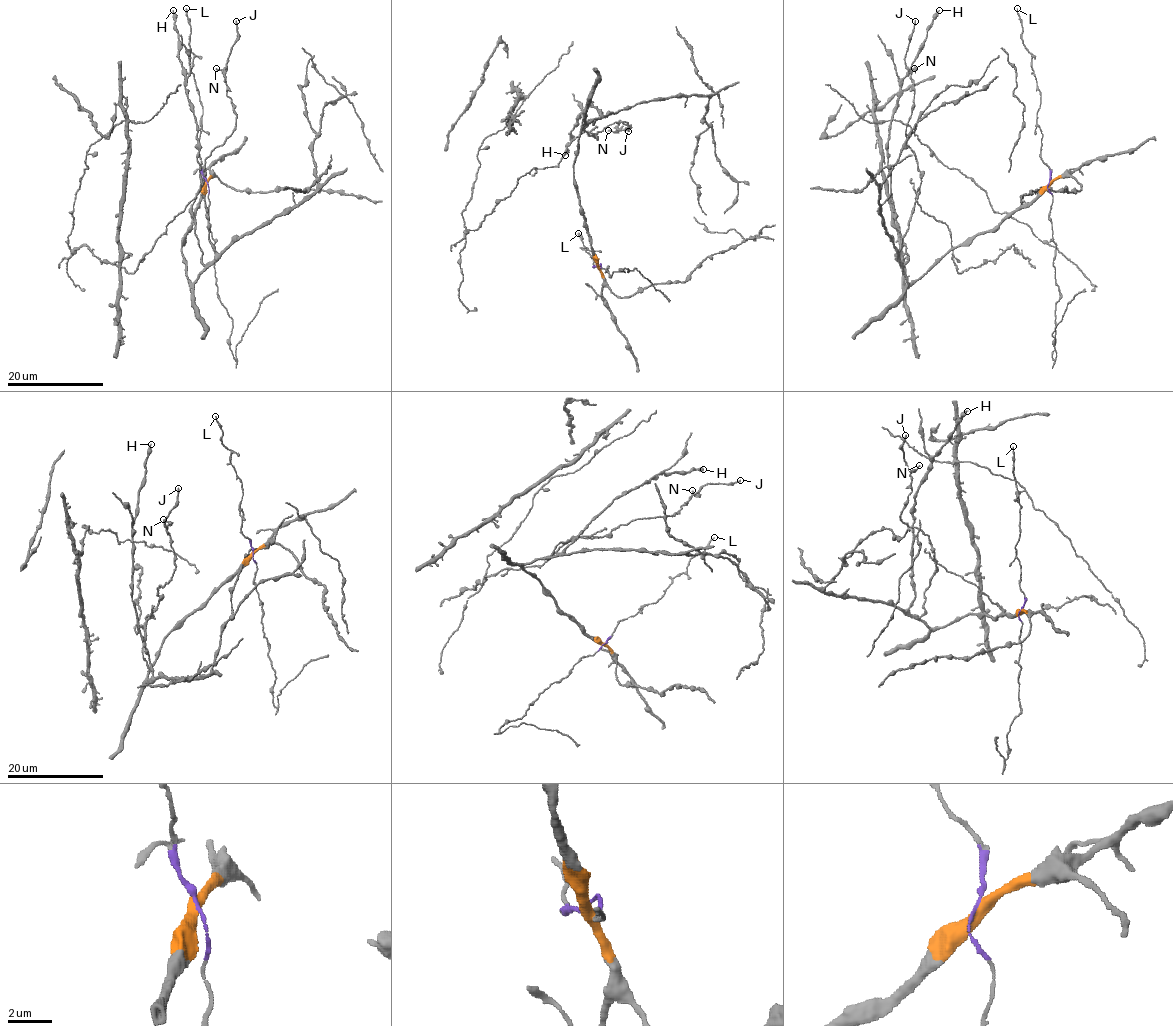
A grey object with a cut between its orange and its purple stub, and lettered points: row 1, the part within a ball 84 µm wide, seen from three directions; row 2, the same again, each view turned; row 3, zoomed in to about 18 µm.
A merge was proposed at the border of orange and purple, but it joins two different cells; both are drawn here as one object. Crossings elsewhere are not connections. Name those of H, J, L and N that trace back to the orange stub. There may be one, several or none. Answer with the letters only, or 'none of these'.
H, J, N

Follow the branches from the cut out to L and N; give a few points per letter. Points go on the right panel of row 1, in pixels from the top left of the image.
L: (1049, 183), (1049, 167), (1041, 154), (1041, 129), (1036, 124), (1041, 94), (1031, 54), (1023, 43), (1017, 9)
N: (1049, 183), (992, 229), (950, 249), (909, 282), (903, 238), (921, 181), (905, 133), (914, 69)

